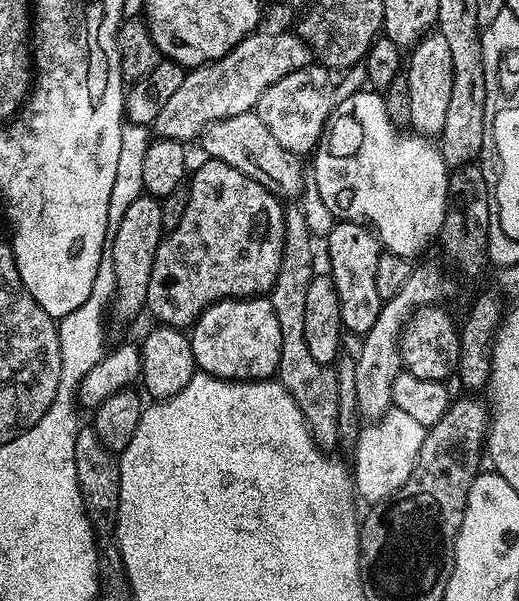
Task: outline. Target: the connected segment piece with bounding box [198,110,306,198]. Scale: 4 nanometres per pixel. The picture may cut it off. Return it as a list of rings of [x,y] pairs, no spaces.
[[[255,110],[246,114],[234,114],[230,118],[222,118],[210,126],[206,126],[198,137],[199,144],[201,150],[205,152],[203,155],[207,159],[221,160],[222,162],[226,162],[226,166],[234,166],[234,170],[238,170],[242,174],[254,178],[254,182],[258,182],[267,192],[274,193],[277,198],[285,198],[284,196],[293,196],[293,198],[296,198],[304,191],[306,183],[305,161],[301,157],[295,156],[290,150],[286,150],[286,146],[281,146],[273,138],[270,130],[266,130],[266,122],[262,122],[262,118]]]

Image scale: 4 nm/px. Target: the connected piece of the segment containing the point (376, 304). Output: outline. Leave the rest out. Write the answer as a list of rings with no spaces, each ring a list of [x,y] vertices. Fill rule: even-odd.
[[[337,221],[326,237],[330,275],[338,290],[340,299],[340,323],[357,334],[363,334],[374,326],[380,313],[381,299],[378,285],[374,283],[375,271],[382,245],[369,225],[361,221]]]

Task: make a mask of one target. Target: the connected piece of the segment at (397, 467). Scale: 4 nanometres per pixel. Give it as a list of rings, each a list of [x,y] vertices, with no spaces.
[[[395,406],[388,409],[379,420],[365,423],[360,429],[360,437],[351,455],[350,471],[354,481],[354,492],[365,505],[383,504],[410,478],[422,450],[426,429],[403,410]]]

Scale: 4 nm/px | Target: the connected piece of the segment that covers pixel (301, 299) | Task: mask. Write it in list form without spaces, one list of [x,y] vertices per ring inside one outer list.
[[[298,206],[284,209],[284,245],[282,246],[282,266],[278,270],[278,278],[274,282],[270,299],[274,306],[274,314],[278,318],[278,328],[282,330],[282,350],[278,379],[284,389],[298,402],[298,410],[308,423],[310,434],[319,448],[335,449],[338,436],[338,388],[335,367],[318,362],[306,350],[306,290],[310,290],[310,282],[314,275],[312,263],[316,256],[312,253],[314,237],[310,226],[306,226],[306,214]]]

